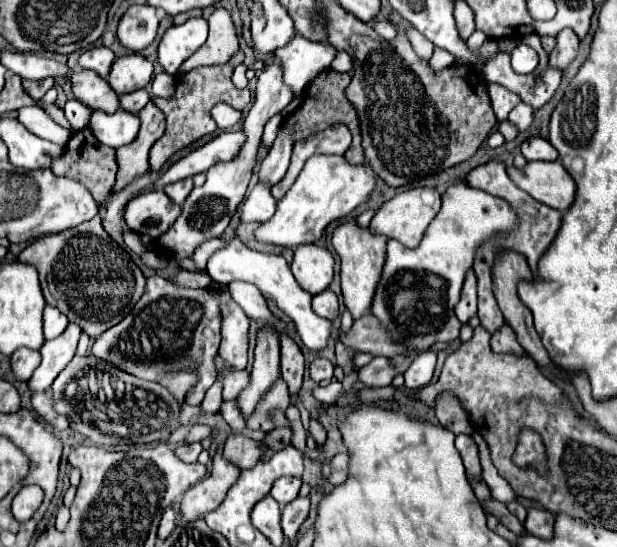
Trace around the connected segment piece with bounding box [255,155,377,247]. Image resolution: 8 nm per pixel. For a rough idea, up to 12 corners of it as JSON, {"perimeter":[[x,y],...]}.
{"perimeter":[[343,155],[307,159],[255,237],[315,243],[377,177]]}

